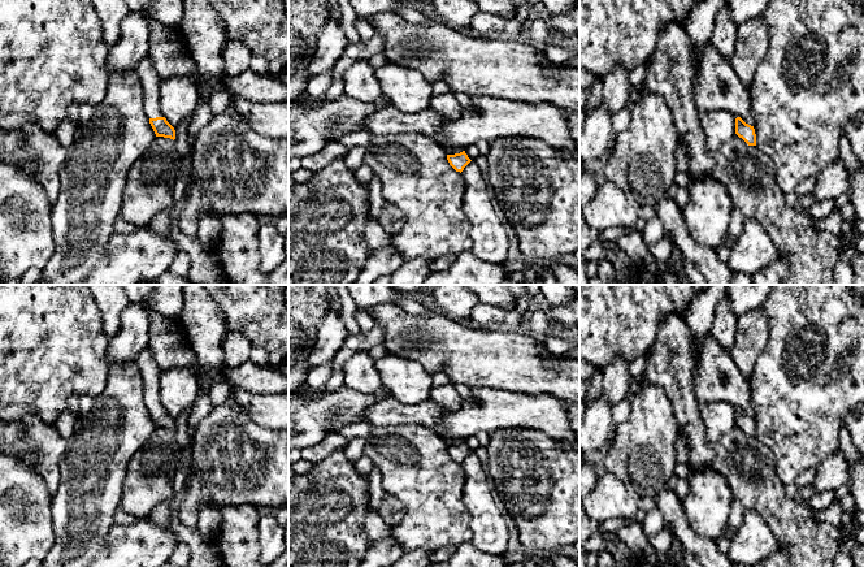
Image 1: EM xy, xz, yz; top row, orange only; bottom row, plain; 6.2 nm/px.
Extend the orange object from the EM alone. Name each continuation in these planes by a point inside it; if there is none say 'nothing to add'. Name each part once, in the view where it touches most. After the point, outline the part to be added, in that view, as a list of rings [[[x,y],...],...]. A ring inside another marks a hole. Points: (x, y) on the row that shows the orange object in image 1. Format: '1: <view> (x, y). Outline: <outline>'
1: xy (150, 79). Outline: [[[147,55],[136,66],[143,88],[143,105],[148,118],[162,117],[159,107],[160,75],[153,65],[153,60]]]

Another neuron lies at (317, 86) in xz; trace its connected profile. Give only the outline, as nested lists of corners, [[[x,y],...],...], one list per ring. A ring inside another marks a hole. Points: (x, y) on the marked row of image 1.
[[[333,68],[308,79],[307,94],[312,98],[324,98],[333,82]]]

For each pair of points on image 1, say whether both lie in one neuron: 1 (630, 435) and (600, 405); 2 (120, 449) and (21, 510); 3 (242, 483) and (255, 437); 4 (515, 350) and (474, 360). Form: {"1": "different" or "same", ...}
{"1": "different", "2": "different", "3": "same", "4": "same"}

